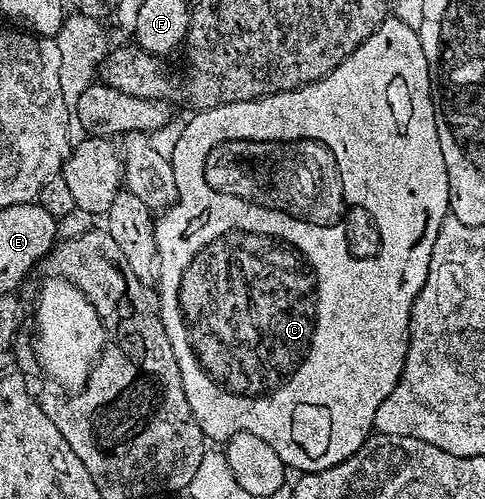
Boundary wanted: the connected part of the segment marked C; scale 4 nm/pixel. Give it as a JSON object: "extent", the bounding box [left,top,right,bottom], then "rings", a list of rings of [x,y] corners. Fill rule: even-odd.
{"extent":[154,16,450,472],"rings":[[[387,16],[378,25],[378,30],[372,32],[372,36],[368,36],[368,40],[364,40],[364,44],[360,44],[360,48],[356,48],[356,52],[352,52],[352,56],[344,59],[331,74],[324,76],[319,82],[256,100],[199,110],[193,117],[194,119],[190,123],[187,121],[183,125],[180,140],[176,140],[176,148],[168,156],[172,171],[176,176],[178,198],[173,206],[167,207],[157,215],[154,224],[156,248],[158,249],[156,305],[164,324],[164,332],[168,336],[168,344],[172,344],[172,352],[176,352],[176,364],[180,364],[180,380],[184,384],[184,394],[188,396],[188,406],[192,408],[192,416],[196,416],[196,424],[200,424],[207,439],[214,441],[215,438],[219,442],[218,444],[225,443],[238,434],[251,434],[252,436],[260,436],[260,440],[264,440],[264,444],[271,446],[276,452],[276,456],[280,456],[280,460],[291,471],[309,472],[332,468],[336,464],[348,460],[348,456],[352,456],[365,444],[366,439],[374,430],[376,408],[380,408],[380,404],[384,404],[384,400],[388,400],[392,388],[396,388],[396,384],[400,380],[408,352],[412,304],[416,300],[420,288],[424,288],[424,280],[428,276],[428,264],[432,260],[432,244],[436,244],[436,232],[440,232],[440,224],[444,224],[444,220],[450,214],[448,172],[444,168],[444,152],[440,152],[440,136],[438,135],[438,120],[434,112],[430,69],[428,68],[428,60],[424,56],[424,48],[418,39],[418,31],[408,28],[408,25],[402,23],[395,16]]]}

